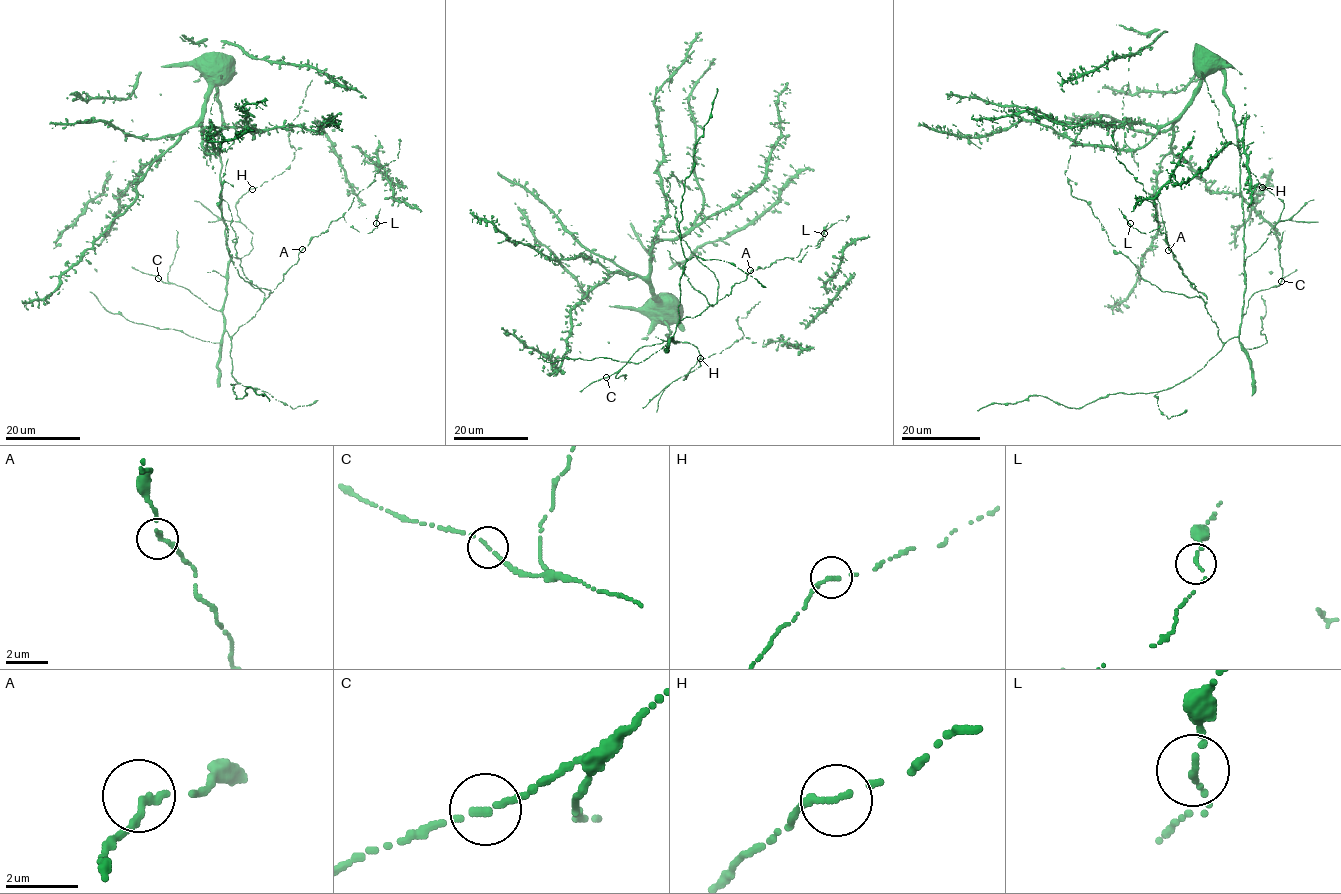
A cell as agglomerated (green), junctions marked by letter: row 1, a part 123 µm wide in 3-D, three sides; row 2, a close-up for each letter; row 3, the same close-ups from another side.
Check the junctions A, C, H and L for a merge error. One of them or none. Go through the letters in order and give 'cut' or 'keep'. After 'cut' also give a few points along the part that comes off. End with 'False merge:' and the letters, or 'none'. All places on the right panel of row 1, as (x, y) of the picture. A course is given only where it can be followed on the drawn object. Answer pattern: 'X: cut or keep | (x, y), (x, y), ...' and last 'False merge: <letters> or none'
A: keep
C: keep
H: keep
L: keep
False merge: none

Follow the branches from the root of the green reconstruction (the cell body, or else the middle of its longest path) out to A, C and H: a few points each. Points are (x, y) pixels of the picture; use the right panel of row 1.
A: (1201, 55), (1201, 66), (1219, 69), (1224, 77), (1241, 156), (1246, 290), (1237, 336), (1221, 341), (1168, 250)
C: (1201, 55), (1201, 66), (1221, 71), (1224, 95), (1234, 109), (1244, 223), (1243, 316), (1255, 292), (1281, 280)
H: (1201, 55), (1201, 66), (1221, 71), (1224, 95), (1234, 109), (1245, 260), (1266, 240), (1284, 208), (1261, 187)

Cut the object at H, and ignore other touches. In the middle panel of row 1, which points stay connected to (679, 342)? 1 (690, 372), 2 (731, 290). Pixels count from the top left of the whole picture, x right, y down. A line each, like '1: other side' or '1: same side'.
1: same side
2: same side

